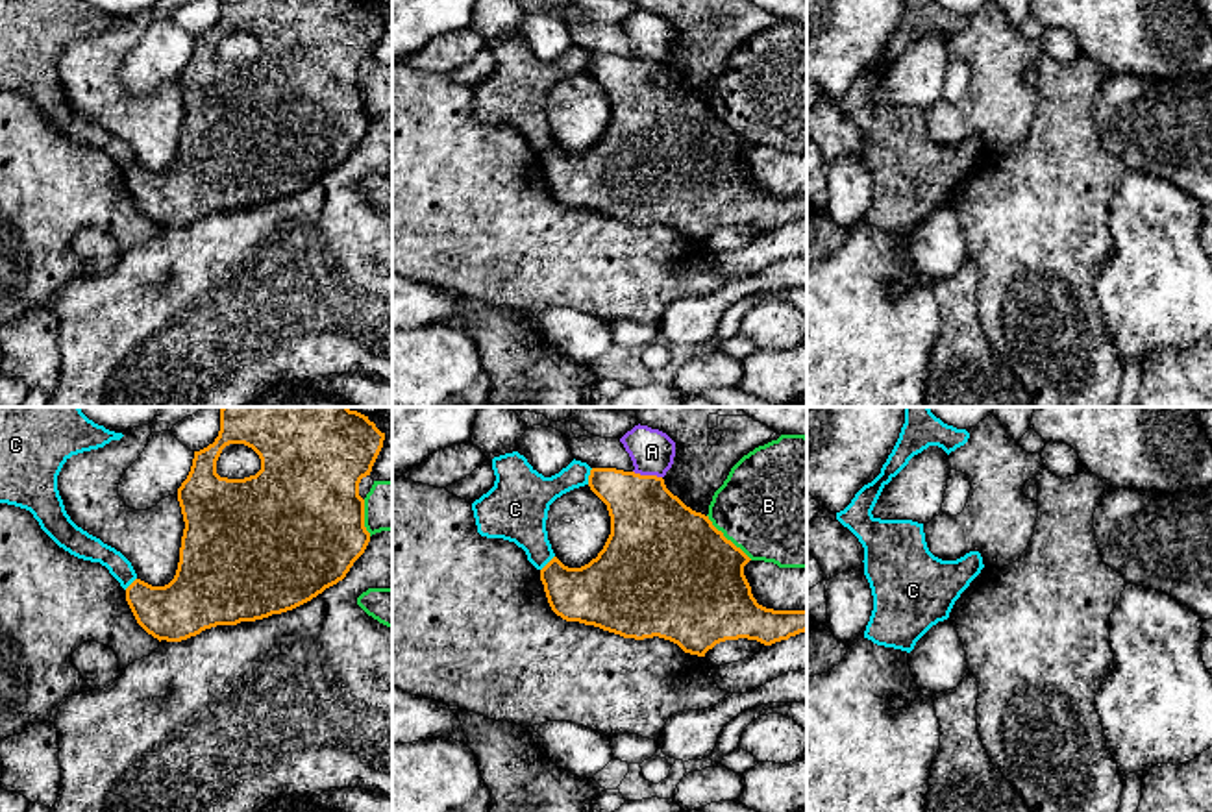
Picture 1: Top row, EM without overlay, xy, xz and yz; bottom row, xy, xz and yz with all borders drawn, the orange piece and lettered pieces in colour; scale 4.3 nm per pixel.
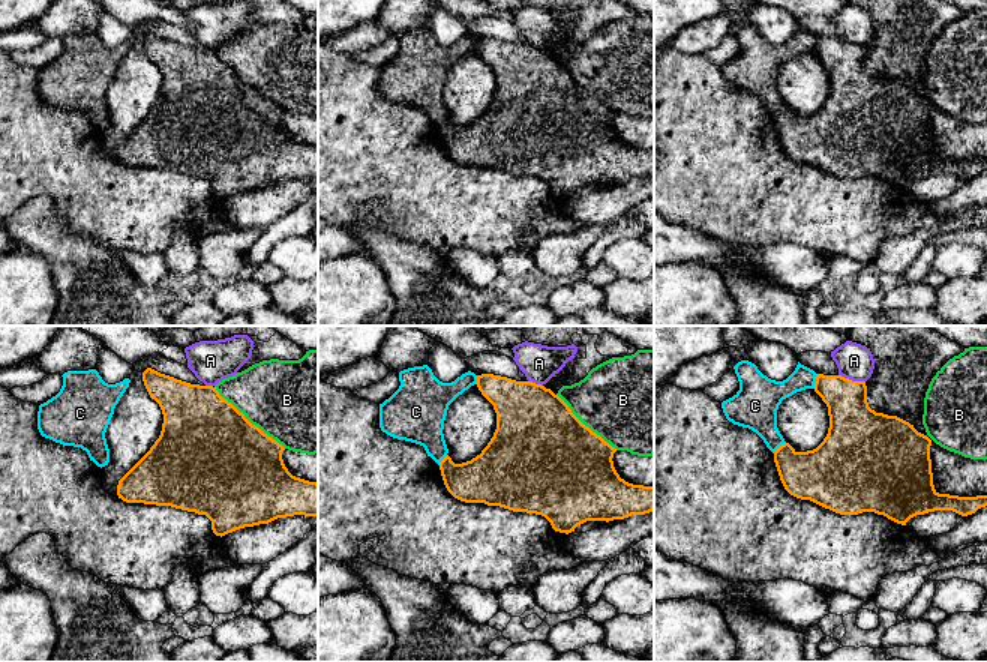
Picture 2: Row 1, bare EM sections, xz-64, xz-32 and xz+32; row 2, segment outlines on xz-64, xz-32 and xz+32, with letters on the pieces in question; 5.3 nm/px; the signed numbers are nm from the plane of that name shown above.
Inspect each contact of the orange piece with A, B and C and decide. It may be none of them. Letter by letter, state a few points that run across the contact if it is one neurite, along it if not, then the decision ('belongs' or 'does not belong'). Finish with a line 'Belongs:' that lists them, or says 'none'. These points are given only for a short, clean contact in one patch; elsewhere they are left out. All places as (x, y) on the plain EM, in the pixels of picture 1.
A: xz (633, 56), (661, 63) | does not belong
B: does not belong
C: does not belong
Belongs: none

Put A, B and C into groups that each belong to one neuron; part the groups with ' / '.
A / B / C

